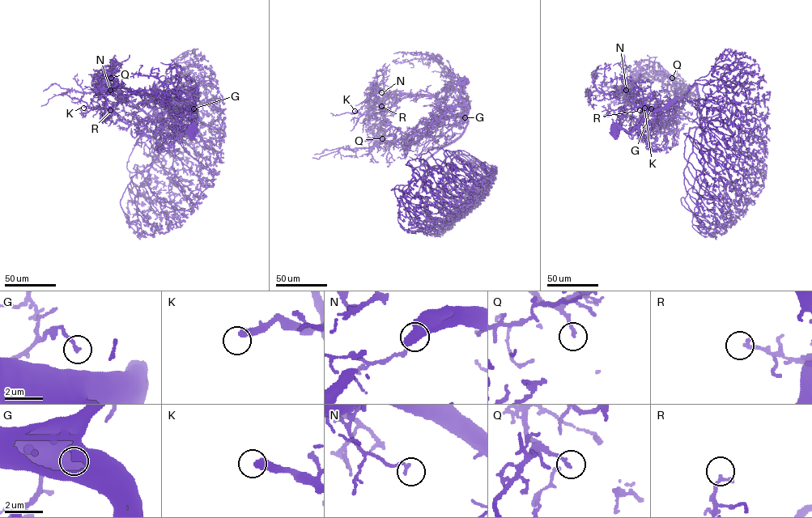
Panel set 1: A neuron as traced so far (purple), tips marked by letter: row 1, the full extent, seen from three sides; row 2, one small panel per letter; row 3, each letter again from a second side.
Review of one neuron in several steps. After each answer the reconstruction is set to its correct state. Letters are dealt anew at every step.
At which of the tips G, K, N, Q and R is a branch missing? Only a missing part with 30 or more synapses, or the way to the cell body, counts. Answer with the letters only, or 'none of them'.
K

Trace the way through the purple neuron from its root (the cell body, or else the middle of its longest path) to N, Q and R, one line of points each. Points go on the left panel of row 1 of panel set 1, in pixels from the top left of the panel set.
N: (193, 128), (189, 131), (197, 116), (173, 108), (161, 95), (110, 90)
Q: (193, 128), (189, 131), (197, 123), (193, 112), (167, 108), (149, 115), (113, 90), (104, 81), (111, 78)
R: (193, 128), (189, 131), (197, 123), (197, 116), (173, 108), (161, 95), (129, 95), (110, 110)

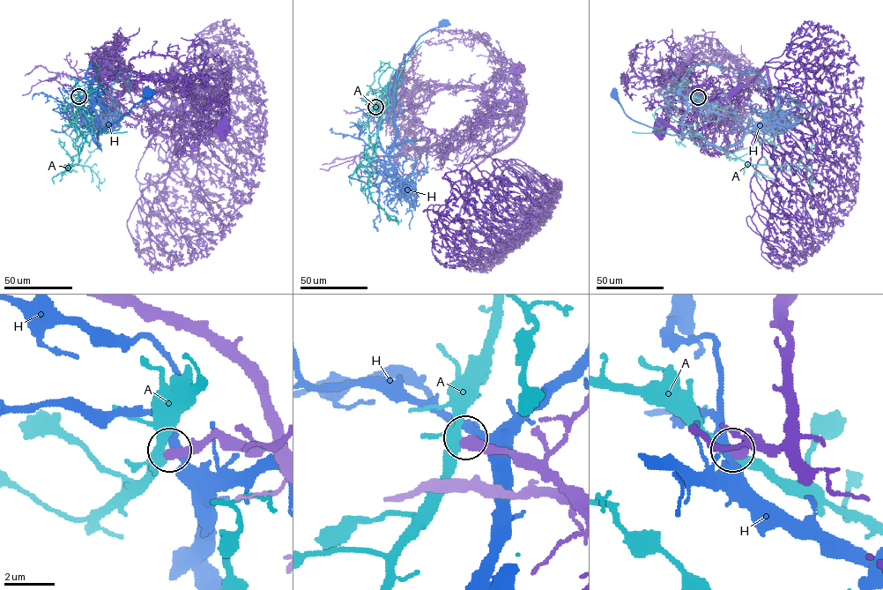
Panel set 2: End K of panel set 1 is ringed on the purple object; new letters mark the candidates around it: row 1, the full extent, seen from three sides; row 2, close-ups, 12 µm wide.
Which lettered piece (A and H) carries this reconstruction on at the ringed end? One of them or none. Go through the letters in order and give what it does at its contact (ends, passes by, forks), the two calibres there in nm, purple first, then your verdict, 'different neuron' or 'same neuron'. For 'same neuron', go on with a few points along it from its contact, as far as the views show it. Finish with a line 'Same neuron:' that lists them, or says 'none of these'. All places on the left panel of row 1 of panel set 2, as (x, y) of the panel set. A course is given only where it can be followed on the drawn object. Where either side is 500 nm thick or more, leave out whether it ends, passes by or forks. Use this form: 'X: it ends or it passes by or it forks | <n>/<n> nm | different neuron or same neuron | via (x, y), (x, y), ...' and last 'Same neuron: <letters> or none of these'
A: it forks | 400/380 nm | different neuron
H: it passes by | 480/400 nm | different neuron
Same neuron: none of these

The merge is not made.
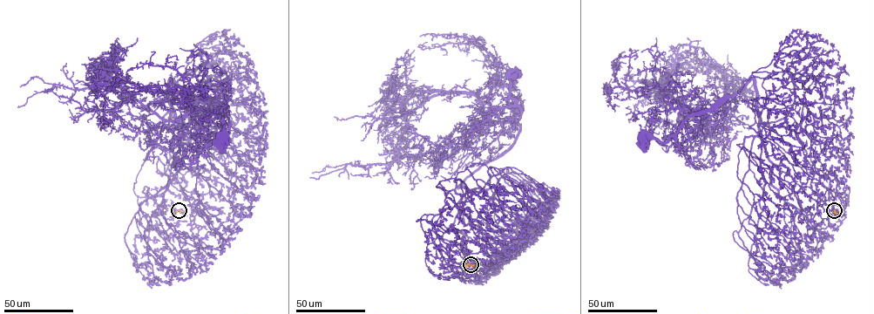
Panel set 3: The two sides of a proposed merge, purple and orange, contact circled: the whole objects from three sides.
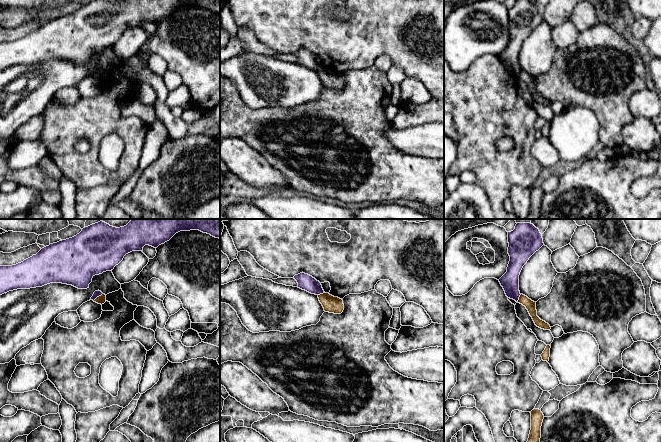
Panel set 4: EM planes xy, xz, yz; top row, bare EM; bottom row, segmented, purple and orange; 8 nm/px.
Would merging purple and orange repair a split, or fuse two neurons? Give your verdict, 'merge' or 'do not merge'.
do not merge

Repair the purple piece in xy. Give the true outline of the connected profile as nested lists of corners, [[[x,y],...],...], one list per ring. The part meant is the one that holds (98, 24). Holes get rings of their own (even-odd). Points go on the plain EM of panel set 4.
[[[92,0],[82,5],[76,12],[50,20],[42,24],[36,31],[12,42],[0,42],[0,71],[17,65],[42,63],[50,59],[72,61],[78,65],[87,65],[95,51],[111,47],[124,32],[132,27],[142,27],[145,21],[157,24],[169,17],[180,7],[199,6],[220,15],[220,0],[127,0],[116,4],[109,0]]]

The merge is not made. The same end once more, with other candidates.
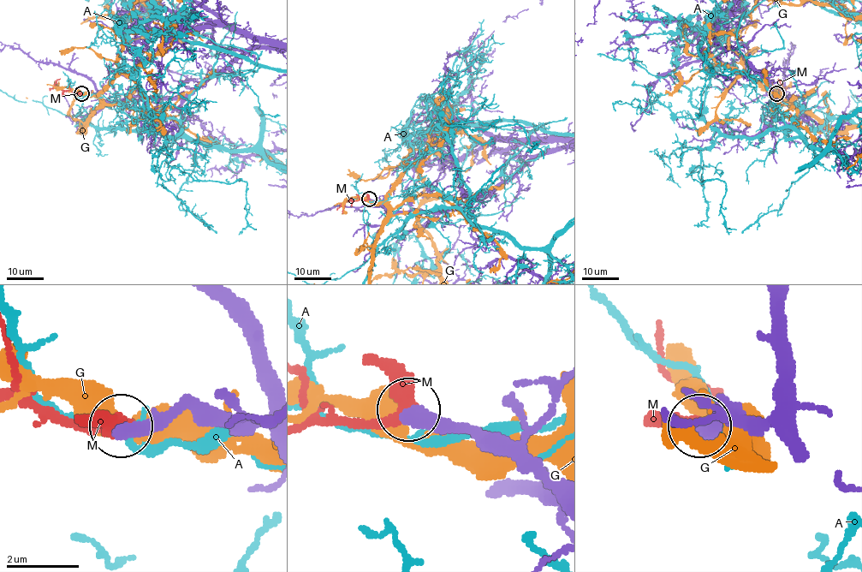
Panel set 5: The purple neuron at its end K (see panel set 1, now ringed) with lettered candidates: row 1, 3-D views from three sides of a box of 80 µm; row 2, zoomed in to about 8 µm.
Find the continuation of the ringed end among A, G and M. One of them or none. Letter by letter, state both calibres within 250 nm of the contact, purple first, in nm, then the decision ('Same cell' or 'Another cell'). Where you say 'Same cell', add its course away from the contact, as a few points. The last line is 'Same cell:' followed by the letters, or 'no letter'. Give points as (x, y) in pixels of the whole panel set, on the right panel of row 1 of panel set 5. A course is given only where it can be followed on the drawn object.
A: Thickness 500 nm (purple) against 170 nm. Another cell
G: Thickness 550 nm (purple) against 480 nm. Another cell
M: Thickness 460 nm (purple) against 360 nm. Same cell. Its course: (776, 94), (781, 83), (778, 79)
Same cell: M

